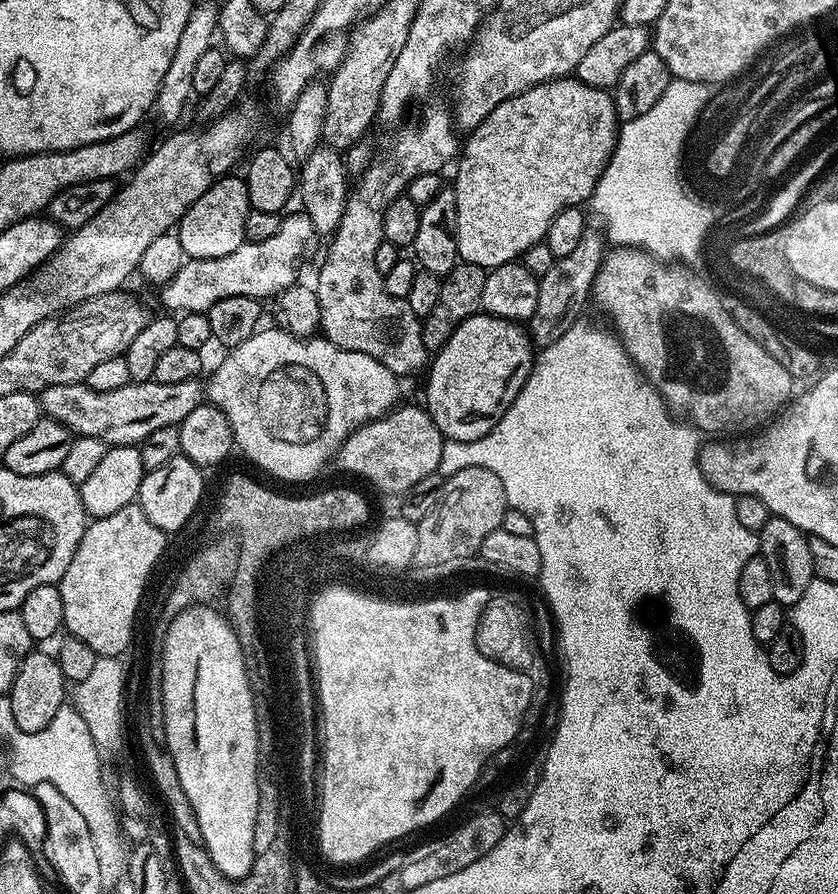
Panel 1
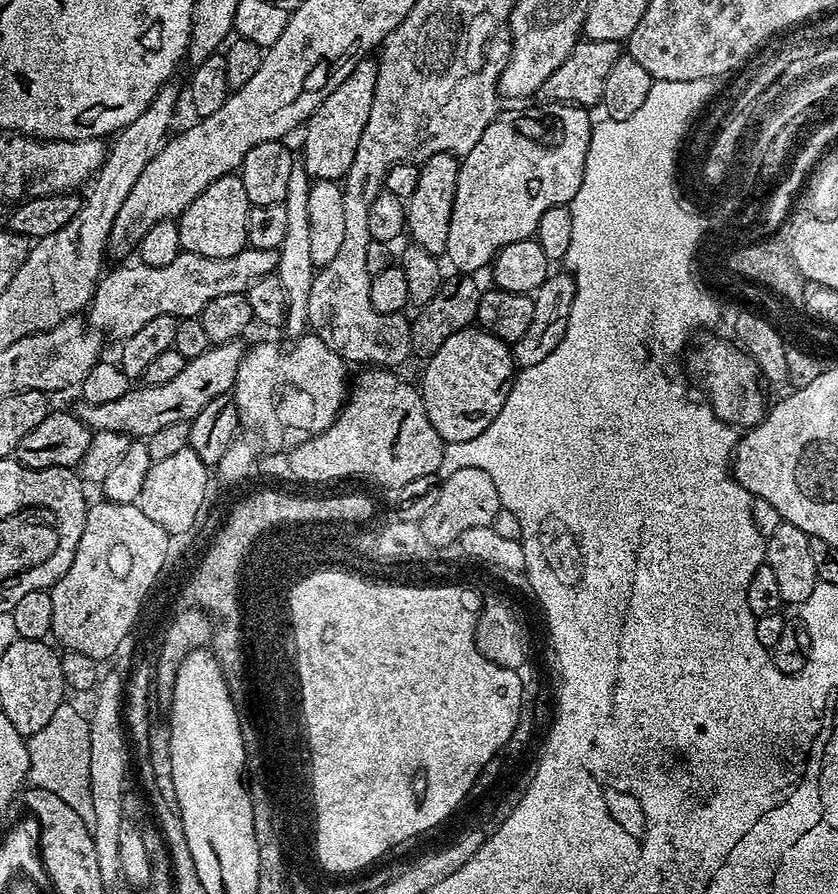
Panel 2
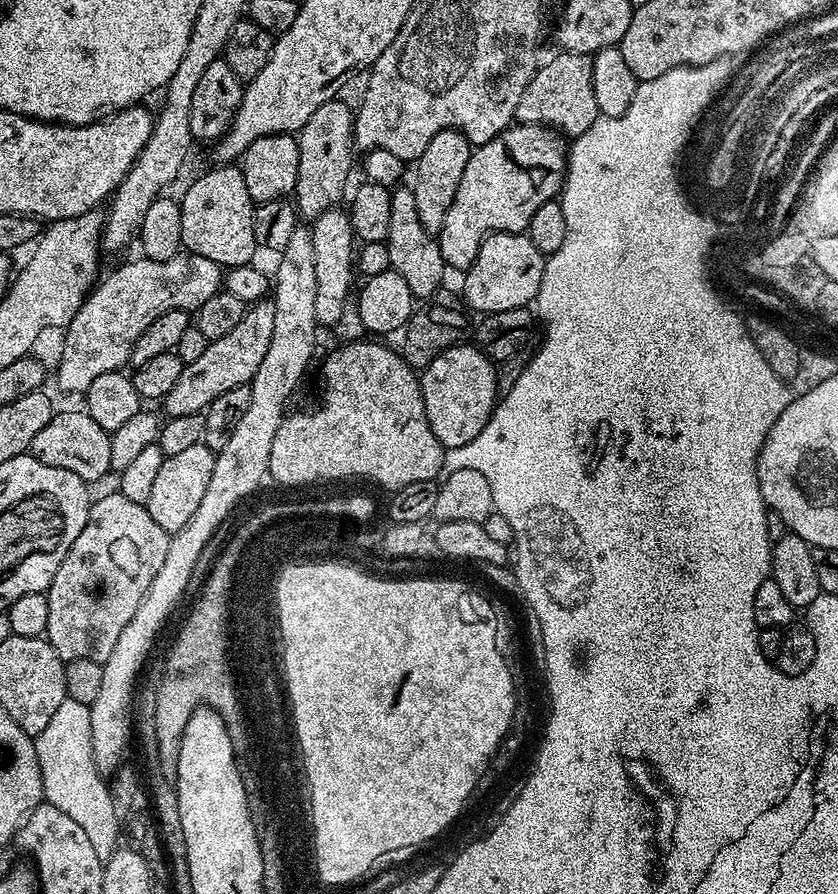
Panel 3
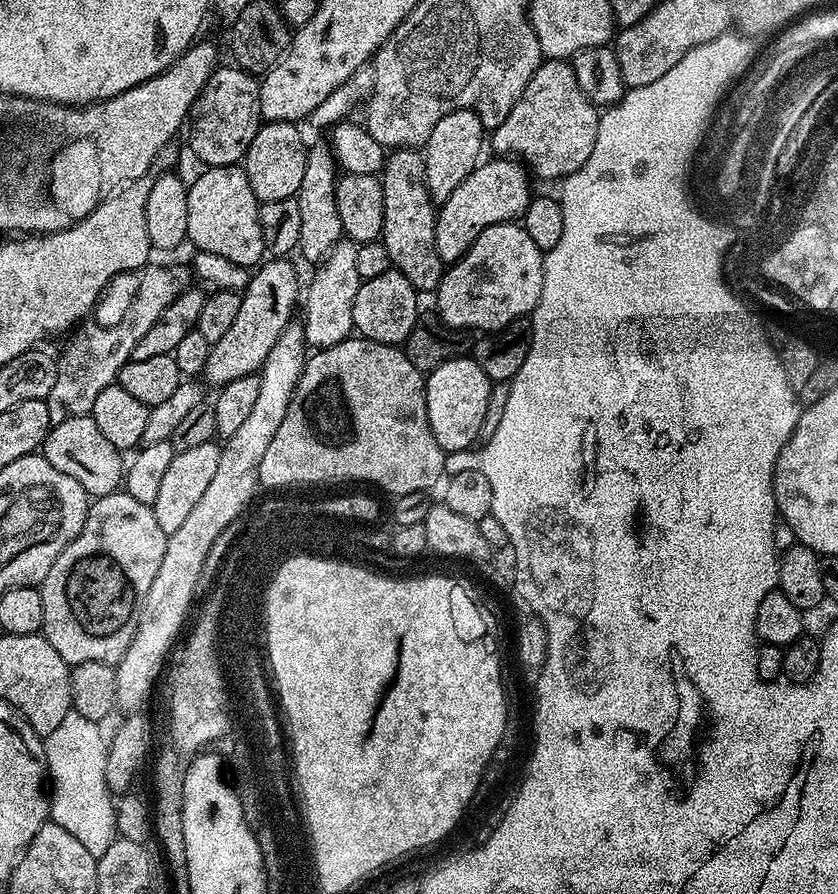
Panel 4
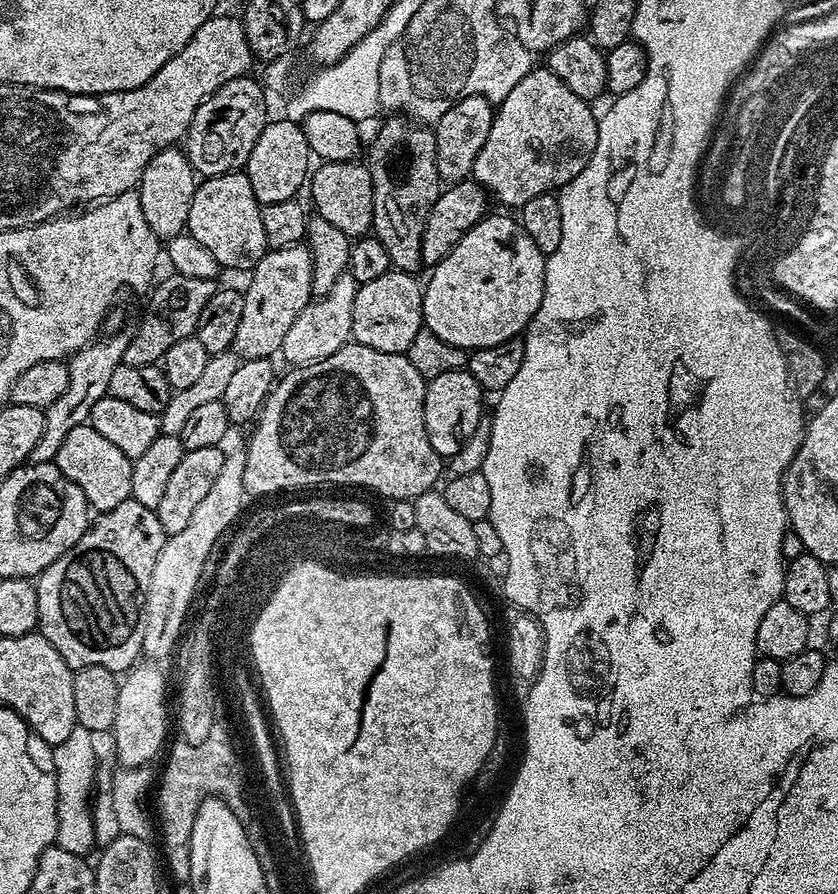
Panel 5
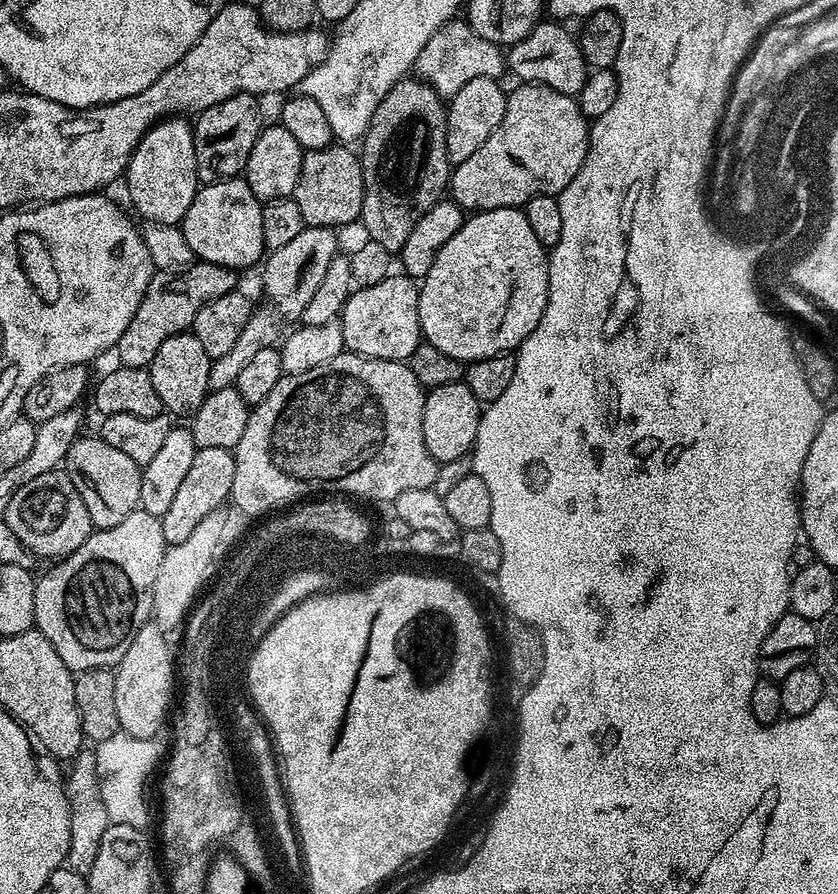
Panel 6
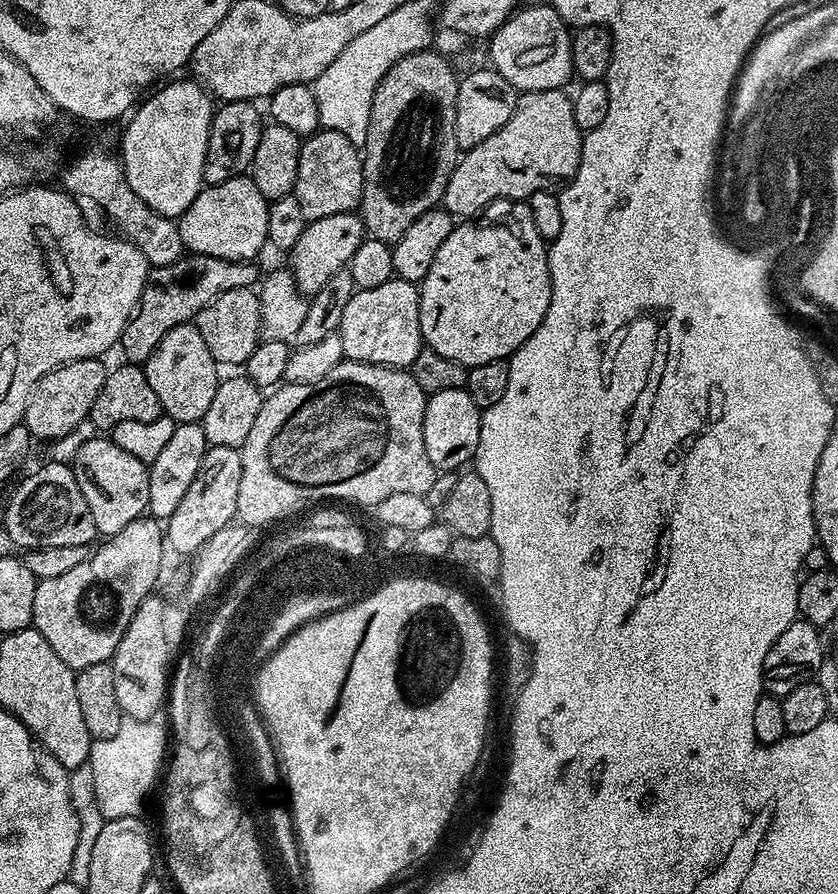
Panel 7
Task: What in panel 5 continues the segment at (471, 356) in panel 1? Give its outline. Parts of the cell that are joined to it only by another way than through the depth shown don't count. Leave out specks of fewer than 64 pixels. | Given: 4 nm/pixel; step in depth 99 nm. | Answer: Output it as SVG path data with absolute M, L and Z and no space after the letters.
M463 368L450 370L446 374L438 374L438 378L427 381L424 389L426 434L430 438L430 446L434 446L434 450L440 457L449 458L462 450L463 444L467 442L467 439L473 434L475 427L478 426L481 416L485 415L484 399L486 399L484 389L480 388L476 379Z

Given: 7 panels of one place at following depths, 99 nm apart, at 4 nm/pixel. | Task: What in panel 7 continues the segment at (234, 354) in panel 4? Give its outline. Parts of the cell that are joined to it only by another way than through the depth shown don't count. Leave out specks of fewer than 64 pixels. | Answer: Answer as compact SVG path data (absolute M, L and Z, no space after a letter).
M356 212L330 214L330 218L318 218L305 223L302 238L291 250L290 271L296 280L298 290L305 298L311 298L326 286L326 282L338 270L342 270L349 263L352 255L366 239L364 221Z

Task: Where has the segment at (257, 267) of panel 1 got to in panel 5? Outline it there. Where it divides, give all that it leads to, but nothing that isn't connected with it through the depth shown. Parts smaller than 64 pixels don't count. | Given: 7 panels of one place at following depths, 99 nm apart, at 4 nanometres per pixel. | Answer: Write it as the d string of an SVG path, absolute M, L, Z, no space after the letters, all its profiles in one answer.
M120 332L117 336L97 338L84 348L79 348L67 361L70 382L66 386L66 392L58 402L54 402L45 409L42 436L39 438L38 446L29 456L31 463L51 463L55 461L56 454L63 439L74 427L87 421L90 410L94 406L96 397L108 395L110 386L110 370L114 370L124 359L124 351L128 345L129 333Z

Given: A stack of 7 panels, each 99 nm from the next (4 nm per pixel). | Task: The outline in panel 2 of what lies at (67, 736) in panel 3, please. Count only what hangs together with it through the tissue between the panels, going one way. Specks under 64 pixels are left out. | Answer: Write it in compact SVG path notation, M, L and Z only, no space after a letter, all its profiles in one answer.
M65 702L54 710L54 718L38 730L38 734L27 737L28 767L27 783L34 788L50 790L58 794L66 806L77 812L78 818L94 816L94 802L90 794L90 730L89 717L84 716L71 702Z

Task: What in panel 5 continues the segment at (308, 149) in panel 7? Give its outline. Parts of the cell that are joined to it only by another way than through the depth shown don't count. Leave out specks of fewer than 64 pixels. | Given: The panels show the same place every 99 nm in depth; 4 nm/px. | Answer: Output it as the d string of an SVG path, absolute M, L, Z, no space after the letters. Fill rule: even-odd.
M359 159L346 162L324 162L310 176L312 204L315 215L326 218L330 226L342 230L350 238L367 237L374 218L374 182L367 163ZM316 207L316 209L314 208Z

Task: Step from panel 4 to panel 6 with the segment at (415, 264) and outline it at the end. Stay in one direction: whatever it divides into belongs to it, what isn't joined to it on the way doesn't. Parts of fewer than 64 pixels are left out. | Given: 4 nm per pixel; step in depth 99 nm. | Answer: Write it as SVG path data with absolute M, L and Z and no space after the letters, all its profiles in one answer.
M403 78L385 97L378 102L367 132L362 137L364 152L359 153L364 167L364 205L360 220L368 233L367 239L381 243L391 254L399 253L410 238L410 230L442 199L450 188L450 161L446 154L446 118L448 110L445 101L432 87L419 78Z

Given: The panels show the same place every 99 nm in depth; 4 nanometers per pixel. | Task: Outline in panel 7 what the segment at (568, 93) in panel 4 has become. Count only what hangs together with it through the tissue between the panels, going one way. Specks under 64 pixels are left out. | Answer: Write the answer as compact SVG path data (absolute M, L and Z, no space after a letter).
M538 90L537 92L521 92L516 97L514 114L506 118L506 126L499 128L486 142L478 142L478 146L467 149L456 161L456 168L450 174L450 182L446 182L442 207L454 218L472 218L475 212L483 210L487 204L495 200L527 201L536 192L559 189L568 183L580 165L580 146L582 133L574 122L572 101L560 90Z

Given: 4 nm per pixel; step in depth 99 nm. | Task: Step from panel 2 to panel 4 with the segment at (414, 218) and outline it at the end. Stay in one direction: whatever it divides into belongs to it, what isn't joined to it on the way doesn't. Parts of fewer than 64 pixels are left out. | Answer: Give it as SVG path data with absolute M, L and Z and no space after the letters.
M455 108L446 114L446 118L441 118L434 130L430 130L430 138L423 146L422 155L426 186L433 204L444 204L446 198L450 198L450 194L462 186L465 178L481 163L480 151L483 148L486 148L486 129L480 120L479 111L471 108Z

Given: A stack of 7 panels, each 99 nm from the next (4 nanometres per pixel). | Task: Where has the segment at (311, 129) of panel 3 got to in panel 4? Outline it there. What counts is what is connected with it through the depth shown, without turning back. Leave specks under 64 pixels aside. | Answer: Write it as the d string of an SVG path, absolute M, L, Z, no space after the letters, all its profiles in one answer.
M327 143L312 144L306 158L306 174L302 174L302 186L296 191L302 227L298 233L299 255L304 255L312 263L319 265L334 250L334 246L344 236L342 218L338 218L338 206L334 202L336 181L338 179L338 165L332 157L332 149Z

